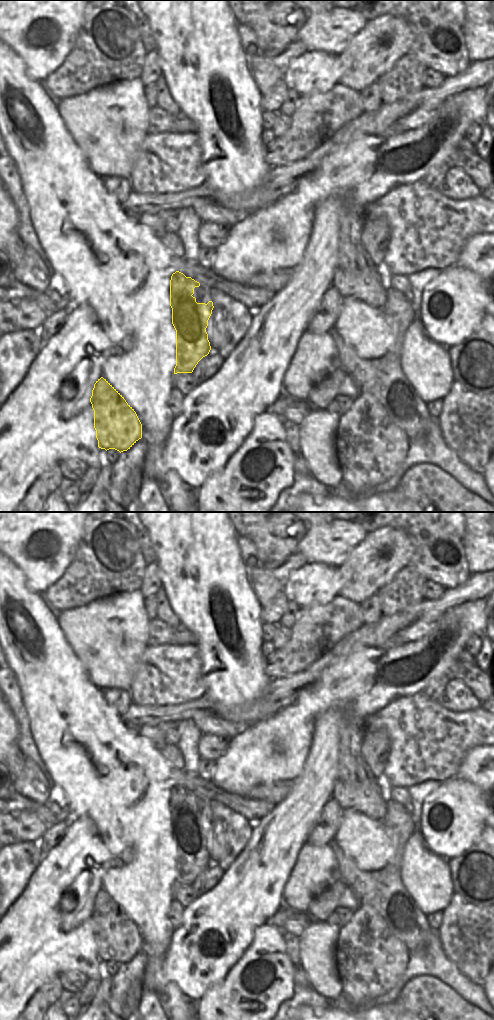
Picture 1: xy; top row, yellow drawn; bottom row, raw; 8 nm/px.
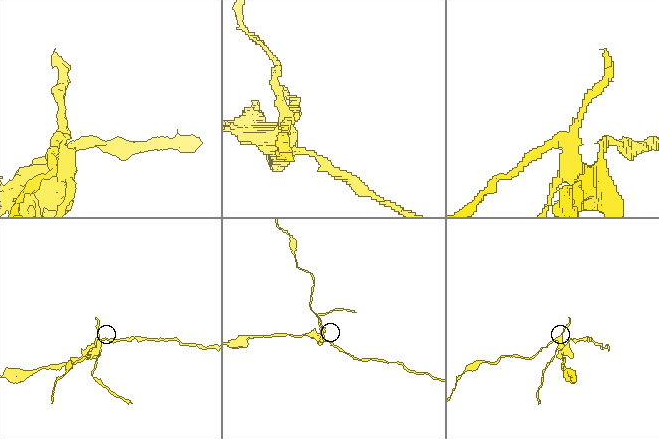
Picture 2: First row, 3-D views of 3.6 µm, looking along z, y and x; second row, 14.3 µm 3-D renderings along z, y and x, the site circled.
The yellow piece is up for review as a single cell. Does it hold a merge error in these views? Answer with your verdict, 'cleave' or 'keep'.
cleave

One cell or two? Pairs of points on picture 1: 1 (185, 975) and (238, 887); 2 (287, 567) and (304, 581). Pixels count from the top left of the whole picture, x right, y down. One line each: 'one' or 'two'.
1: one
2: two

